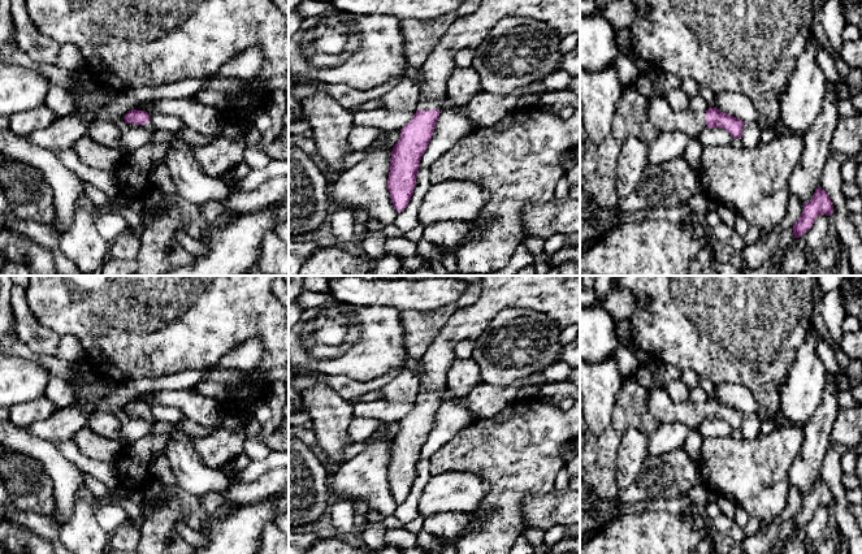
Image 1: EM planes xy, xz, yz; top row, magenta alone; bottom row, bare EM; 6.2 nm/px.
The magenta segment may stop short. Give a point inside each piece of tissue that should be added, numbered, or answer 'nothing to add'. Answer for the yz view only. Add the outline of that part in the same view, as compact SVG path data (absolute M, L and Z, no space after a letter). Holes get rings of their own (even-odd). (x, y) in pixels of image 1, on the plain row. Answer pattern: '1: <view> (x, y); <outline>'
1: yz (661, 406); M659 385L649 390L646 408L660 424L680 423L692 430L707 420L706 406L692 401L673 402Z

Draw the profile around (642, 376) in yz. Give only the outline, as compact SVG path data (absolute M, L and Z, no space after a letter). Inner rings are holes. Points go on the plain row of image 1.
M645 365L638 367L638 369L634 373L633 378L645 389L653 389L657 385L659 385L659 382L657 382L653 378L651 372Z

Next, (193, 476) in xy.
M155 404L153 416L169 423L174 429L169 433L169 442L165 455L177 479L178 488L196 497L198 499L209 493L224 493L231 484L231 479L220 469L212 469L202 463L194 447L194 436L179 428L186 419L174 407Z

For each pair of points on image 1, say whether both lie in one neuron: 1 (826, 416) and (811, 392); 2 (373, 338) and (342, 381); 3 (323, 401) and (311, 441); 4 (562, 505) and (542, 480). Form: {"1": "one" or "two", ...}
{"1": "two", "2": "two", "3": "two", "4": "two"}

